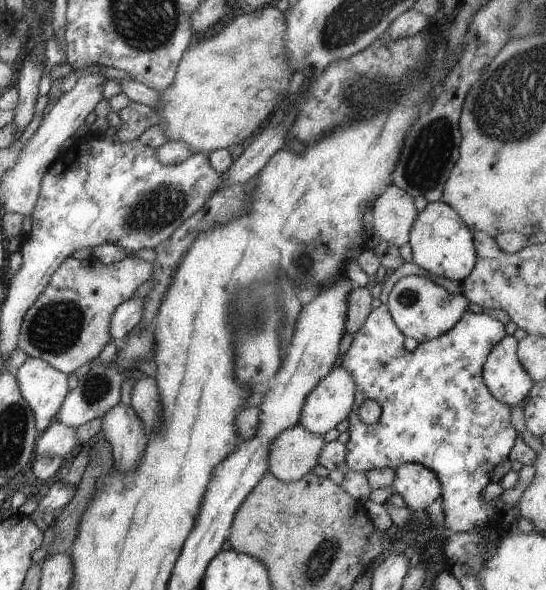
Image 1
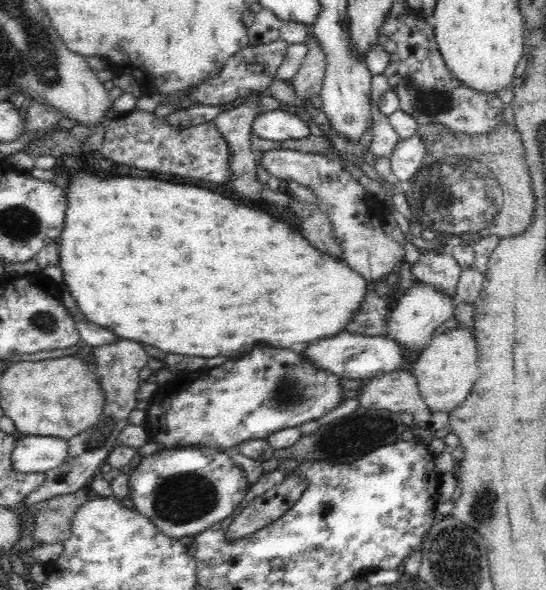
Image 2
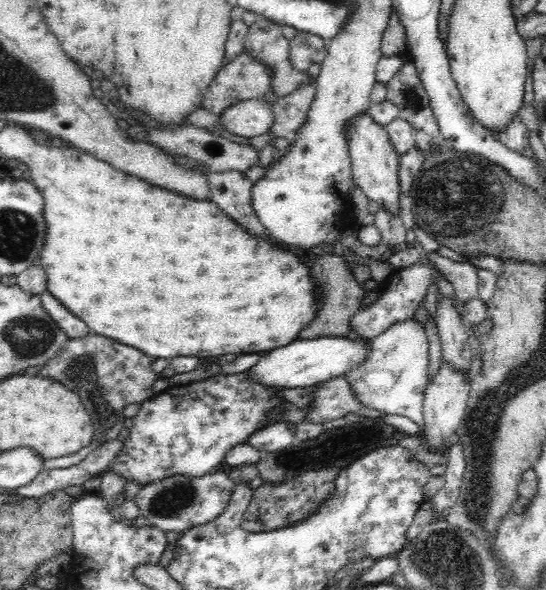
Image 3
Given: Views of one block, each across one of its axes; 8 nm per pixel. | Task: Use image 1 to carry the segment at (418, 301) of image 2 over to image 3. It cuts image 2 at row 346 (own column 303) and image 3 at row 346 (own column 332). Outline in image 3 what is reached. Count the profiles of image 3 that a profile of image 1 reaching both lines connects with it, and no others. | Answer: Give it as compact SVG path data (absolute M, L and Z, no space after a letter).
M406 320L392 326L384 334L368 342L366 358L360 366L348 370L344 379L350 384L353 396L362 407L380 414L399 414L413 420L420 429L424 426L423 401L428 380L428 341L420 322Z

